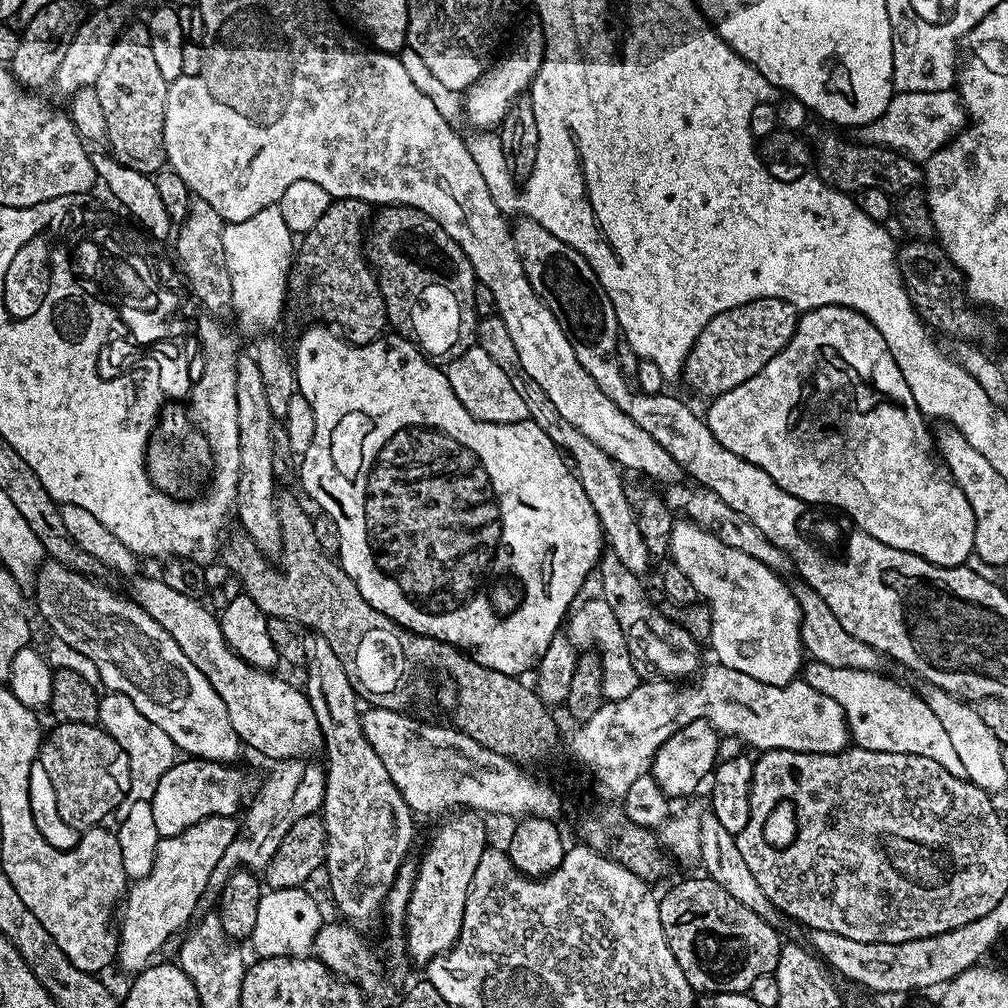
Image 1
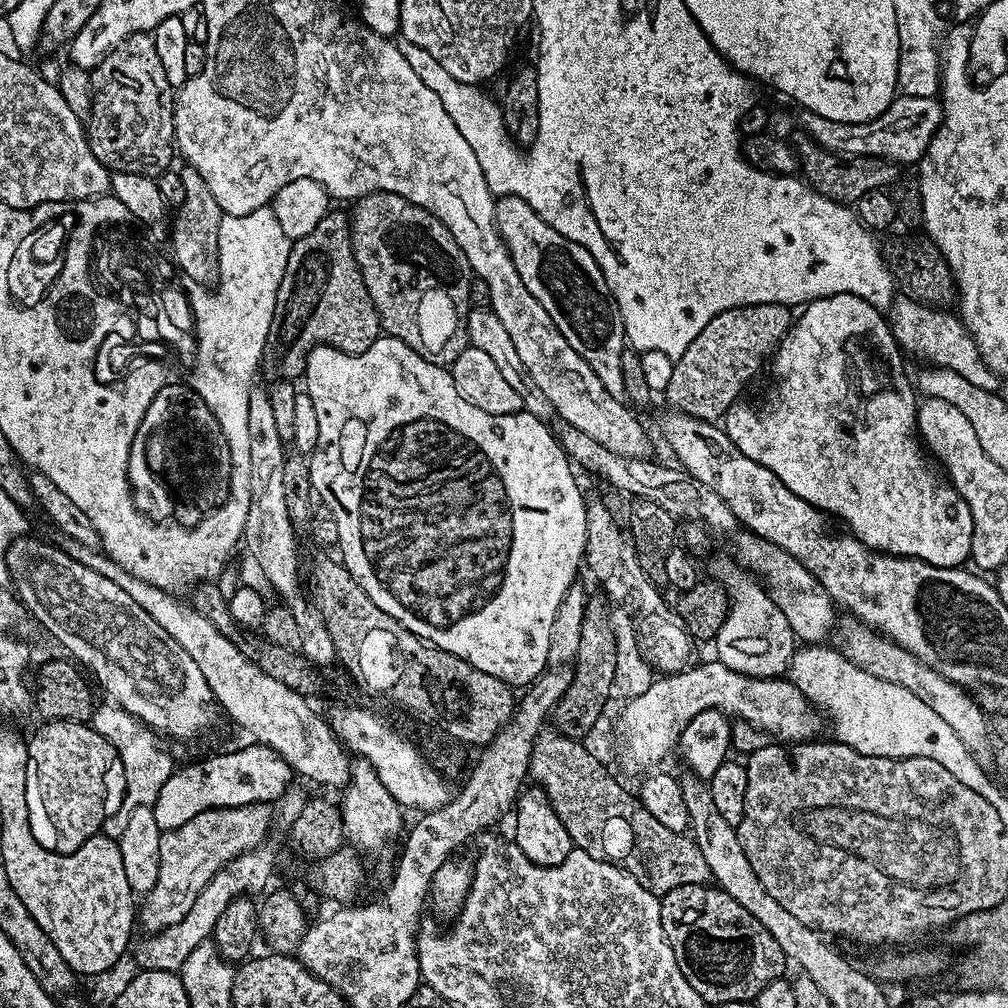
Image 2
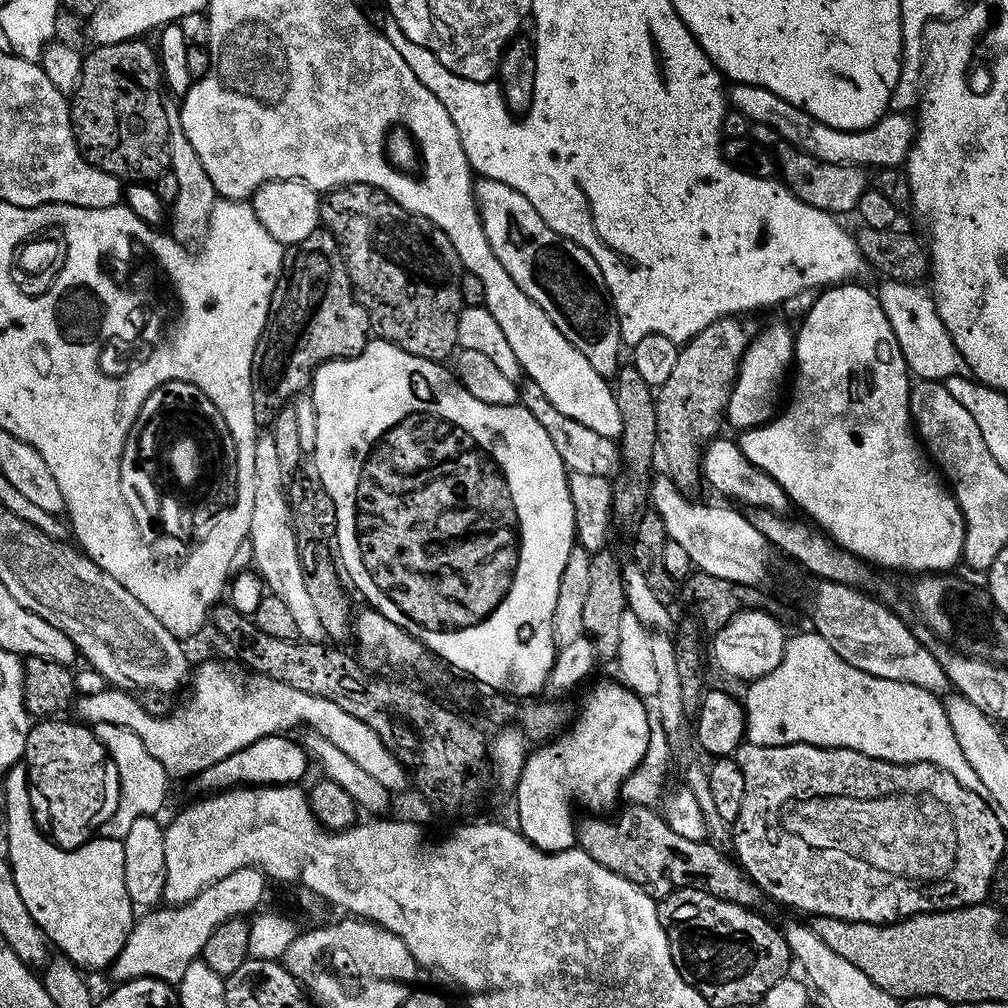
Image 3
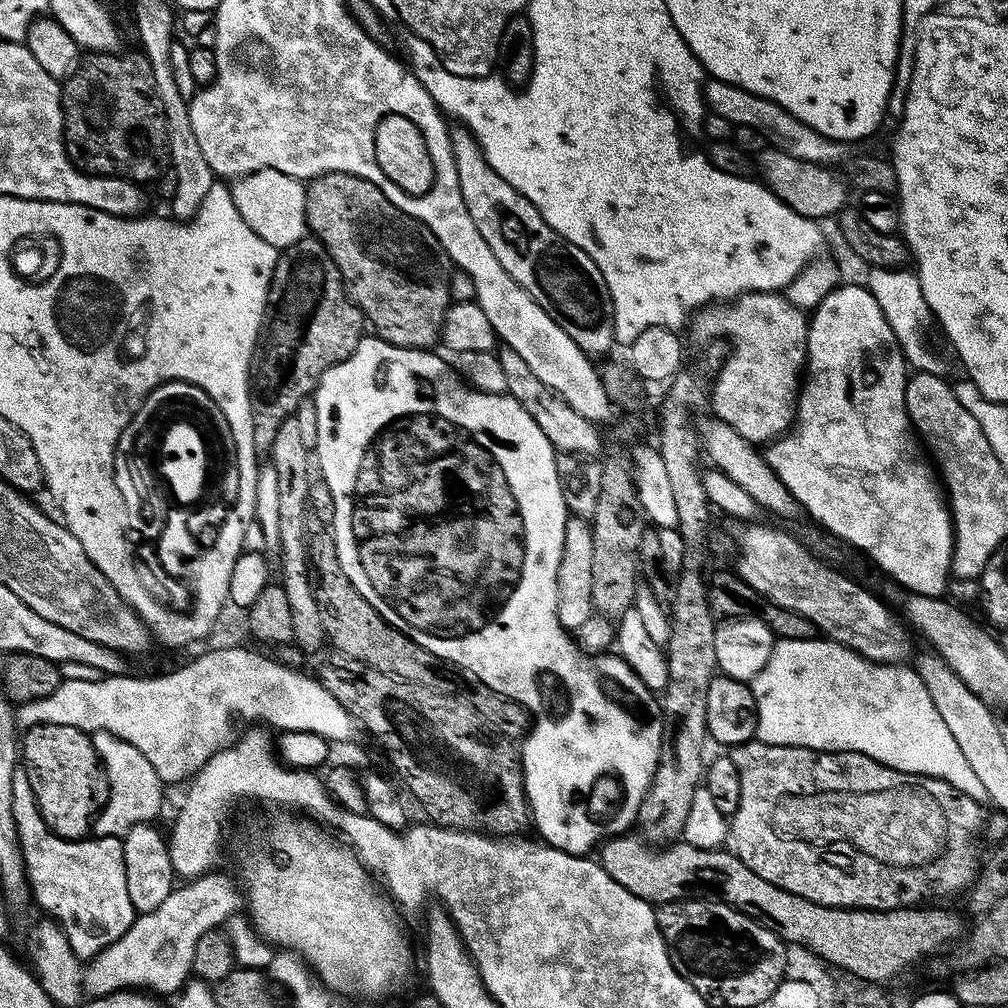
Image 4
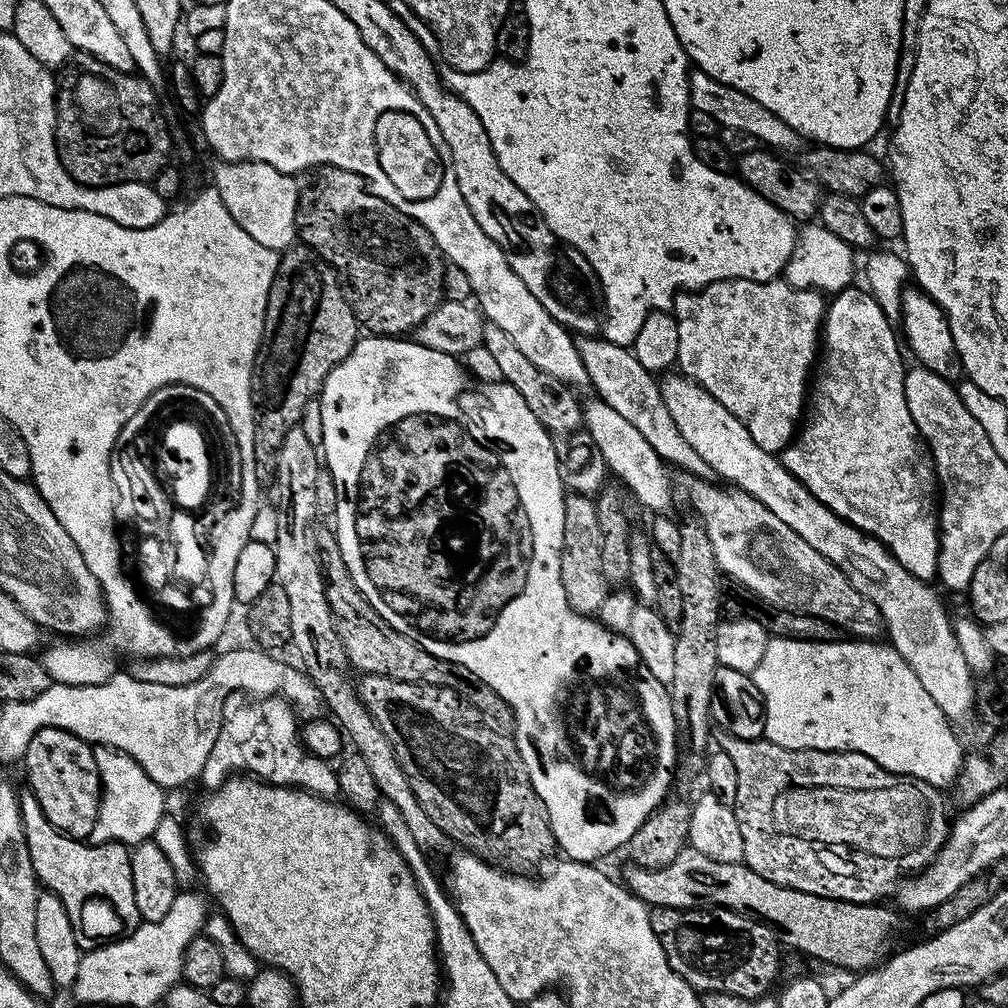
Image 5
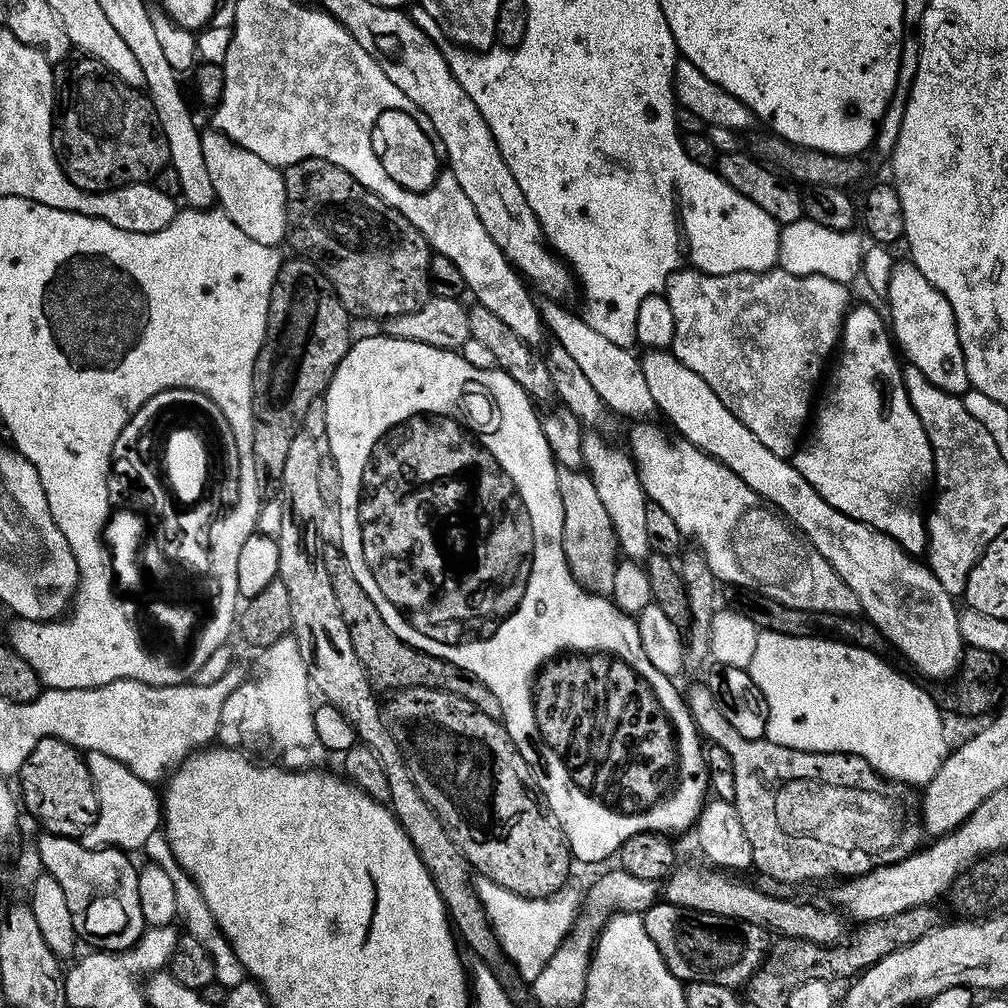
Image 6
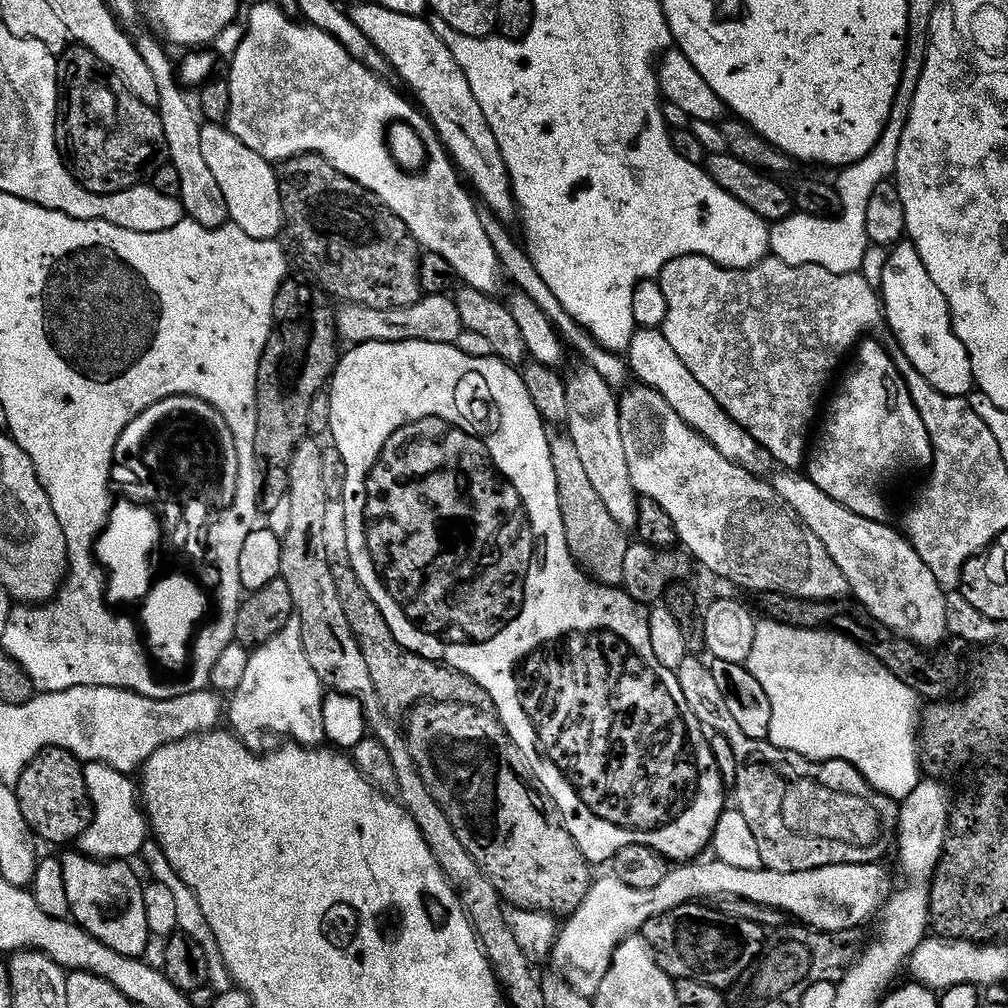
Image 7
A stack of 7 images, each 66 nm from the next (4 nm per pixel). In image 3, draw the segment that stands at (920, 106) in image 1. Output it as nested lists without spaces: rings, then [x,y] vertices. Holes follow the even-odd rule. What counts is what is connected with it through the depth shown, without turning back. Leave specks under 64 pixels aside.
[[[733,83],[727,89],[726,99],[733,109],[744,114],[752,124],[770,126],[770,130],[783,143],[793,144],[798,151],[831,164],[853,164],[865,170],[900,168],[907,161],[908,151],[916,138],[917,121],[913,117],[911,120],[908,112],[889,111],[878,122],[874,122],[874,126],[851,132],[826,126],[826,122],[818,122],[818,118],[786,102],[786,98],[778,98],[778,94],[765,88],[755,88],[752,84]]]

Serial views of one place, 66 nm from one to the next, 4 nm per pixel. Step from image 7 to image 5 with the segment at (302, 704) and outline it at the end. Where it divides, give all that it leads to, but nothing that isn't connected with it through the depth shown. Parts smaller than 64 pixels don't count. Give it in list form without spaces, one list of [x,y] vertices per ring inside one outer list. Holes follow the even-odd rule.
[[[241,692],[230,694],[222,706],[222,722],[218,740],[200,775],[205,789],[215,790],[231,775],[247,774],[265,783],[302,788],[317,796],[332,798],[340,788],[336,768],[329,761],[318,759],[300,741],[300,726],[292,706],[283,697],[261,697],[249,700]]]

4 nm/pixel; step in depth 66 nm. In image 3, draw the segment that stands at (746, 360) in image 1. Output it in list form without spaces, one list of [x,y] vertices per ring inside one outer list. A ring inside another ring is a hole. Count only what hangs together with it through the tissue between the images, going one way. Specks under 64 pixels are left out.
[[[735,315],[722,316],[719,320],[710,322],[706,330],[702,330],[693,340],[679,349],[670,378],[655,389],[658,452],[661,457],[664,455],[664,464],[668,467],[665,468],[667,476],[681,490],[689,490],[688,488],[696,488],[702,484],[702,449],[719,433],[716,431],[719,430],[720,423],[722,425],[725,423],[728,399],[732,393],[744,351],[754,335],[754,328],[752,329],[744,320],[747,319]]]

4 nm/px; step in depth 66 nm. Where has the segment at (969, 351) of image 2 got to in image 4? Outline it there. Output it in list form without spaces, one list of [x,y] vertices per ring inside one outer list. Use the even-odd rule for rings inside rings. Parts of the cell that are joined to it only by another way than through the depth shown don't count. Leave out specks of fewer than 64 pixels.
[[[873,268],[868,270],[864,278],[865,287],[874,296],[878,306],[882,309],[882,314],[886,317],[886,322],[893,330],[896,340],[899,342],[900,349],[903,351],[905,363],[916,372],[944,376],[948,372],[947,362],[929,346],[924,338],[926,328],[932,318],[926,300],[922,297],[922,288],[919,278],[915,271],[908,268]]]

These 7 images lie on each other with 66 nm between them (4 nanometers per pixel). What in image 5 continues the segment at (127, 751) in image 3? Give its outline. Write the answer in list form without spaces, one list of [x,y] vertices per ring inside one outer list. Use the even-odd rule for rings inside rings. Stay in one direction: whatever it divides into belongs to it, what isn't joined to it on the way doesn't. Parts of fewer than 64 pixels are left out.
[[[96,746],[93,747],[92,753],[94,762],[98,762],[98,774],[100,775],[100,809],[98,818],[94,822],[94,830],[88,835],[87,843],[135,846],[144,840],[152,839],[154,826],[158,826],[158,822],[166,814],[165,789],[160,788],[158,782],[154,782],[154,778],[150,778],[150,774],[146,774],[146,770],[138,766],[138,762],[134,762],[134,758],[130,758],[124,752],[119,752],[117,748]]]

